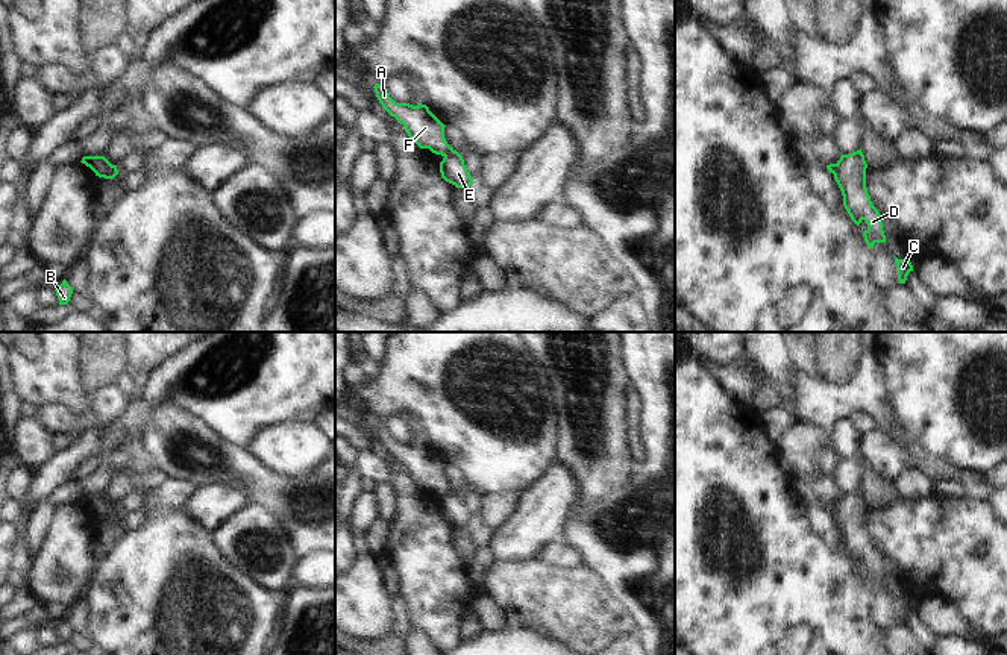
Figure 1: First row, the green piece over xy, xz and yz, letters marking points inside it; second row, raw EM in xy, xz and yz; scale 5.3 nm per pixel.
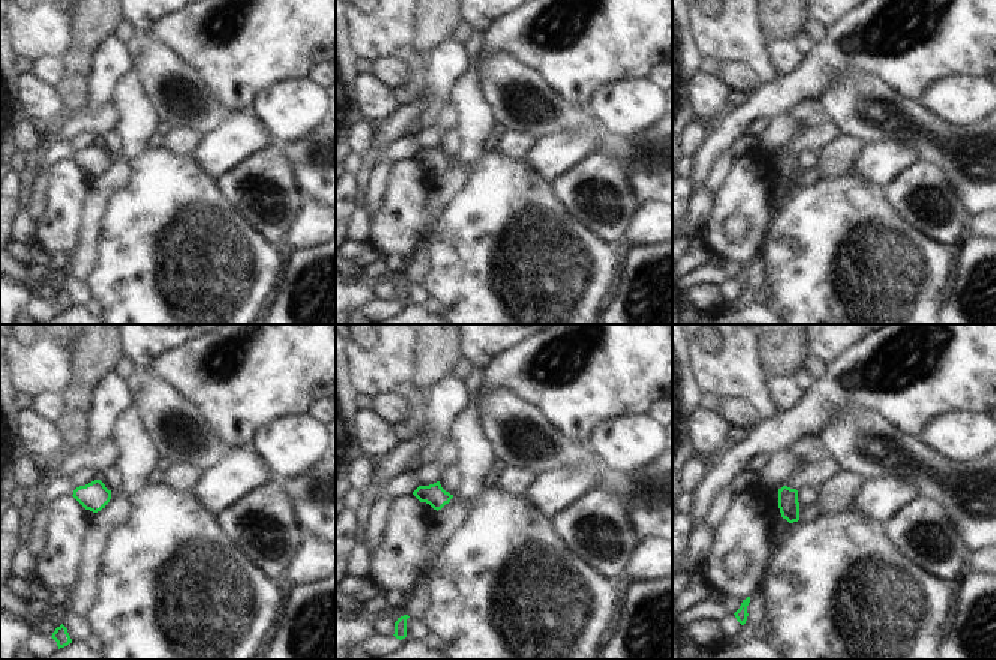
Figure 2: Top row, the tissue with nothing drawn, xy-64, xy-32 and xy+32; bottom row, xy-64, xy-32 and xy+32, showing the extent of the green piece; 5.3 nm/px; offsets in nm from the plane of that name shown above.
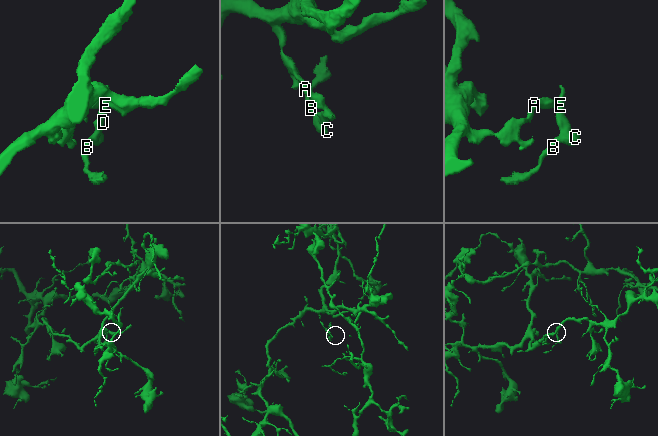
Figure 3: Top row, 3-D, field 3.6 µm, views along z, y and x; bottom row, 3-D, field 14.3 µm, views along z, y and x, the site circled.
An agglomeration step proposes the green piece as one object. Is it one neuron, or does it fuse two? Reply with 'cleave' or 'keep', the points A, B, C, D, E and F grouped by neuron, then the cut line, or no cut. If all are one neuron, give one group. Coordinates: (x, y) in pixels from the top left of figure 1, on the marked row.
cleave | A F / B C D E | xz (454, 150), (445, 156)

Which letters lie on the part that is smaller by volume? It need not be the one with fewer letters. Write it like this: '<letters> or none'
B, C, D, E

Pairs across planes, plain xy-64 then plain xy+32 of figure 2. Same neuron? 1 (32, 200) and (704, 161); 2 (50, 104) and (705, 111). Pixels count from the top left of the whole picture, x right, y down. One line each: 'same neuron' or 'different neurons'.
1: different neurons
2: same neuron

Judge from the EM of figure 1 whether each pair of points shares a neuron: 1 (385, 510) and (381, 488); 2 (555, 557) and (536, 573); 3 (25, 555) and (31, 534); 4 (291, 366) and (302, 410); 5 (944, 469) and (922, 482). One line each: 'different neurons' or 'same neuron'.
1: same neuron
2: different neurons
3: different neurons
4: same neuron
5: different neurons

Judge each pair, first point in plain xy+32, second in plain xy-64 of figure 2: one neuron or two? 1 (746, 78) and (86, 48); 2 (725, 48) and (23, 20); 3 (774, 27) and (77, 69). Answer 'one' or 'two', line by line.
1: two
2: one
3: one

